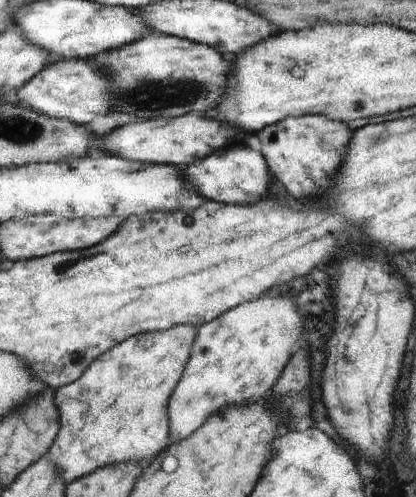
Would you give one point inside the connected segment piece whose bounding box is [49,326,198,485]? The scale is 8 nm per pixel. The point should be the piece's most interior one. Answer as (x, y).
(118, 412)

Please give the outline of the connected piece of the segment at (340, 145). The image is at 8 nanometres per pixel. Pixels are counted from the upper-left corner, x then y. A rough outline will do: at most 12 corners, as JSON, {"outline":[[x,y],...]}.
{"outline":[[286,117],[257,136],[269,170],[298,200],[328,190],[350,130]]}

